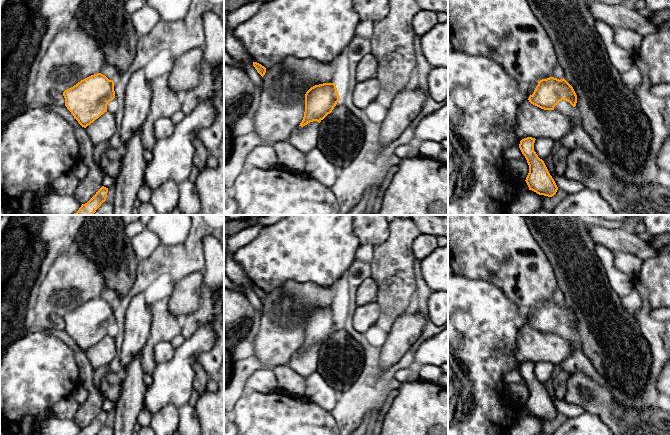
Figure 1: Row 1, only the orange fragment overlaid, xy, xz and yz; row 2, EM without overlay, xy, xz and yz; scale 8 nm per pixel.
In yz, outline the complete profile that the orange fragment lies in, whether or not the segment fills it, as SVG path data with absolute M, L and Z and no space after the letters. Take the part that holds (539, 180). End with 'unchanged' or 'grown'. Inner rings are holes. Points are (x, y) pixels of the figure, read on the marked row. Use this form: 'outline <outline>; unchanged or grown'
outline M527 137L522 139L519 144L519 148L529 165L529 173L525 181L529 190L539 195L552 197L556 194L558 187L544 161L534 151L535 140L535 138Z; unchanged

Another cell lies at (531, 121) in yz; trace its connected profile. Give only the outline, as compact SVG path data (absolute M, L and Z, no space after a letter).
M526 99L517 110L514 132L522 140L527 137L558 141L572 132L574 119L556 110L544 110Z

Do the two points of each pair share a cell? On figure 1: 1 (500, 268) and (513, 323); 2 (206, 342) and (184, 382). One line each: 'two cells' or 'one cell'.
1: two cells
2: one cell

